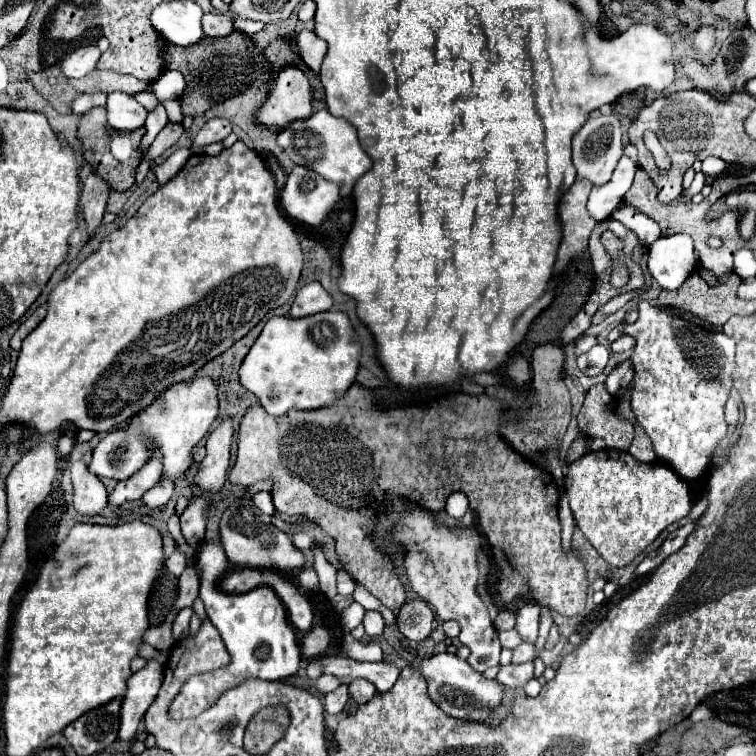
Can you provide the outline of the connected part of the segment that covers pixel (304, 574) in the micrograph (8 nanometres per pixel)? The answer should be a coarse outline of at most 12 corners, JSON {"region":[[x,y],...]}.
{"region":[[302,569],[298,583],[304,591],[316,591],[314,569]]}

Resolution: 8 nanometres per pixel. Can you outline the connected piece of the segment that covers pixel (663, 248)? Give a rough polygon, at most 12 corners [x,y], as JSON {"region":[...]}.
{"region":[[688,235],[650,245],[648,271],[678,289],[696,267]]}

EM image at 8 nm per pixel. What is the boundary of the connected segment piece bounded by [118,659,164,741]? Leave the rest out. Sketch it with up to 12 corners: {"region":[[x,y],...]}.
{"region":[[156,659],[132,673],[120,709],[120,739],[130,741],[158,695]]}

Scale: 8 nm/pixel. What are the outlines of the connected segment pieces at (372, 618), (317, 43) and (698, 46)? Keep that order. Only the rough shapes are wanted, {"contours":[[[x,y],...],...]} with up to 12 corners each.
{"contours":[[[366,611],[366,635],[380,637],[386,627],[380,611]],[[314,31],[296,35],[302,61],[320,71],[326,43]],[[702,27],[692,45],[698,53],[708,53],[714,45],[714,27]]]}

